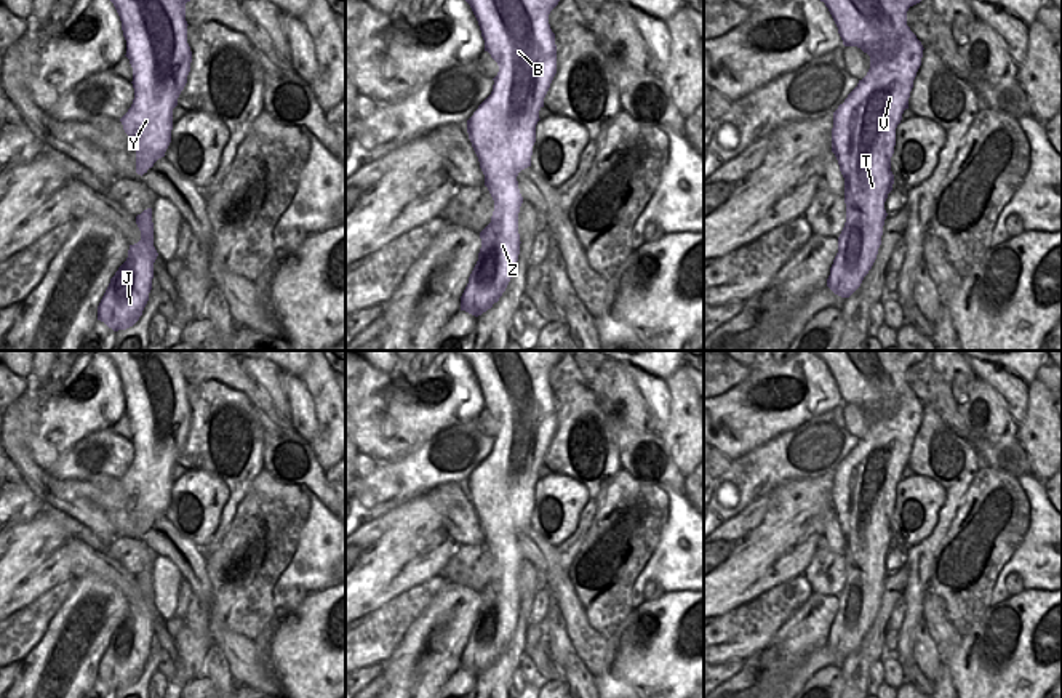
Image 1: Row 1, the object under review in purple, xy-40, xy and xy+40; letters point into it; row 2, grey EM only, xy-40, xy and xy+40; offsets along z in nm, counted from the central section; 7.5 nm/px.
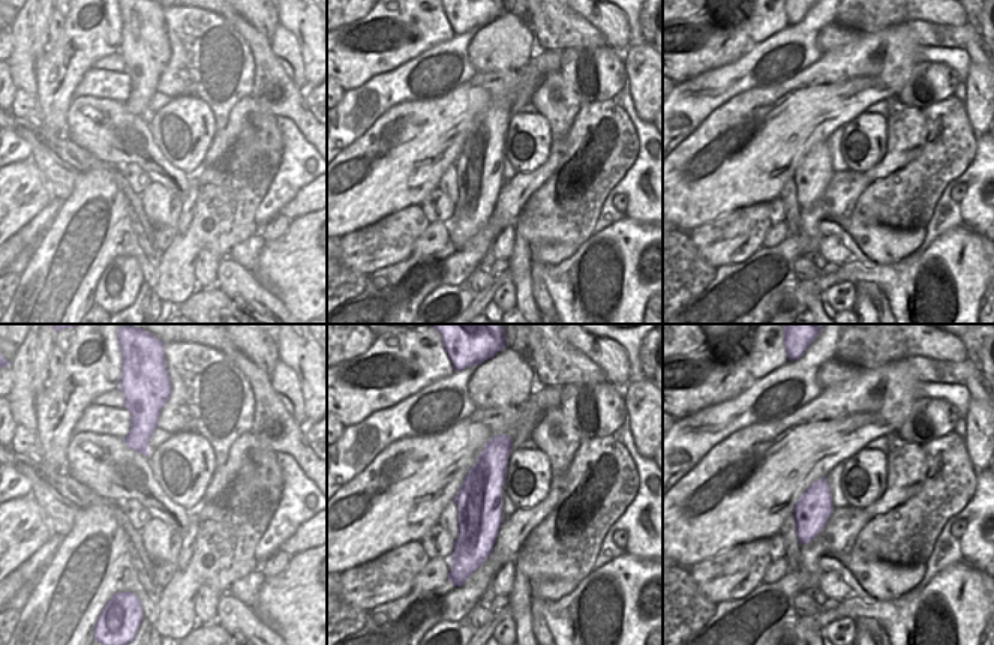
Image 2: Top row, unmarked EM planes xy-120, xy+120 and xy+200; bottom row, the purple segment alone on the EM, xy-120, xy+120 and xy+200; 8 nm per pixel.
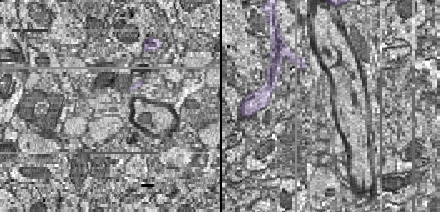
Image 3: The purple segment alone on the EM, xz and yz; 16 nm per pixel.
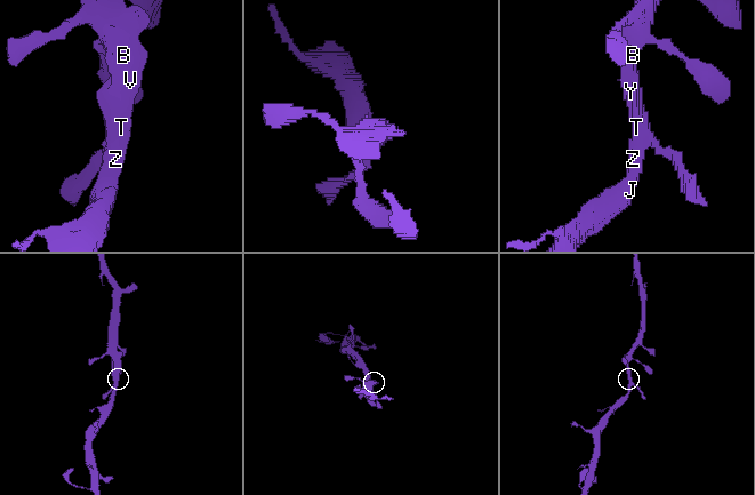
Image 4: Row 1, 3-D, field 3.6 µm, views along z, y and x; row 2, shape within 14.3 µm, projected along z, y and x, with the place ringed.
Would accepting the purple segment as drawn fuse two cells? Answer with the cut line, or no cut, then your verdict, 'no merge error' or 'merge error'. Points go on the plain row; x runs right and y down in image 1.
no cut; no merge error

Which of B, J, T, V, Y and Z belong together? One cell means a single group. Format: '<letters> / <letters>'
B J T V Y Z

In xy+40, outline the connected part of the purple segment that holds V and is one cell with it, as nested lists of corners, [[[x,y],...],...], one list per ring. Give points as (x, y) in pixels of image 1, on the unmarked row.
[[[809,351],[825,362],[844,405],[857,405],[870,415],[870,427],[833,471],[832,511],[844,536],[846,581],[838,596],[838,612],[827,645],[849,656],[872,628],[881,604],[888,575],[884,560],[892,549],[891,515],[896,487],[908,467],[913,439],[921,424],[923,403],[907,384],[907,370],[926,351]]]

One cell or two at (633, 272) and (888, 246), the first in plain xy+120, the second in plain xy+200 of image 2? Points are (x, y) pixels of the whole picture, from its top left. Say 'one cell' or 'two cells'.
two cells

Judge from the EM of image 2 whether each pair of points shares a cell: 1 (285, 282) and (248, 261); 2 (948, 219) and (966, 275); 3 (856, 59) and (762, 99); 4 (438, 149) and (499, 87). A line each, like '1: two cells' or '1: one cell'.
1: two cells
2: two cells
3: one cell
4: one cell

